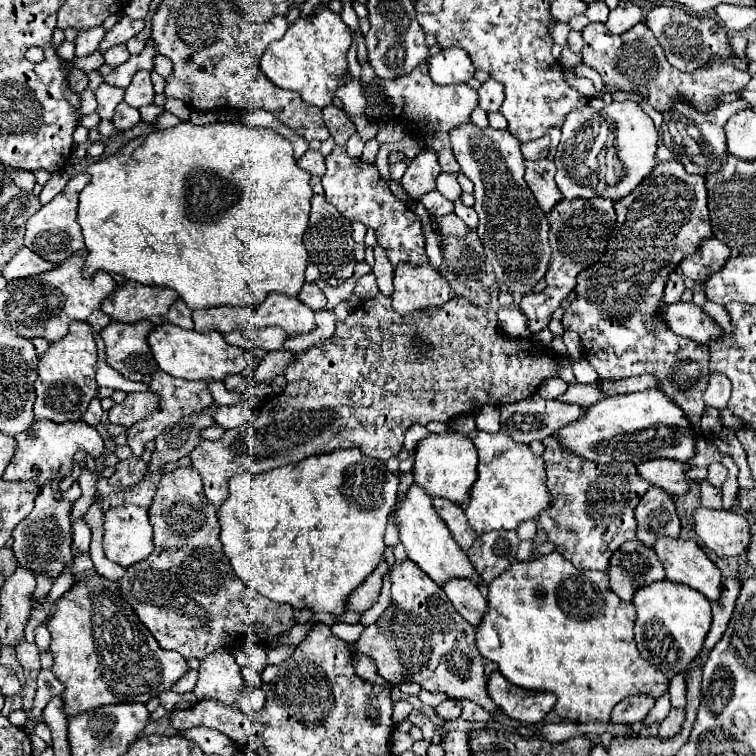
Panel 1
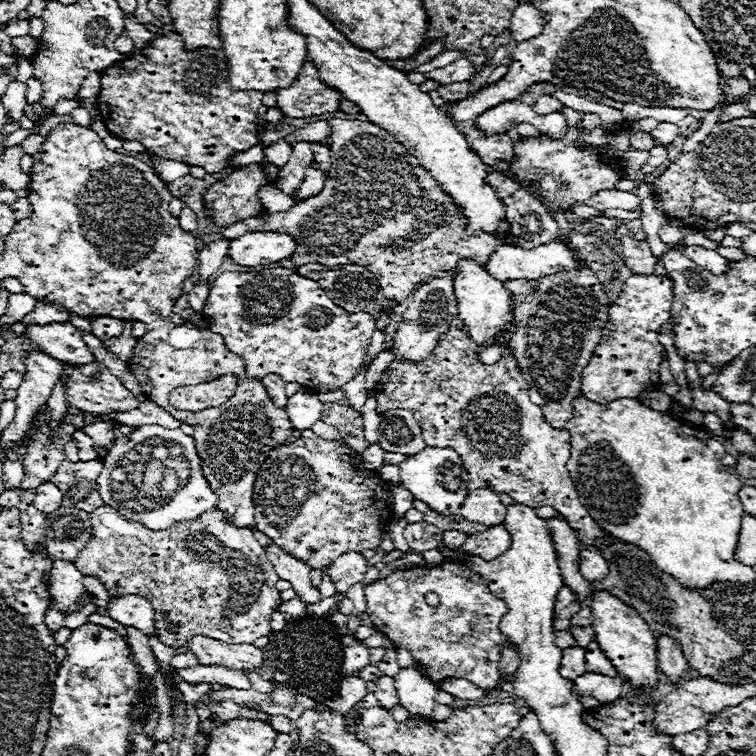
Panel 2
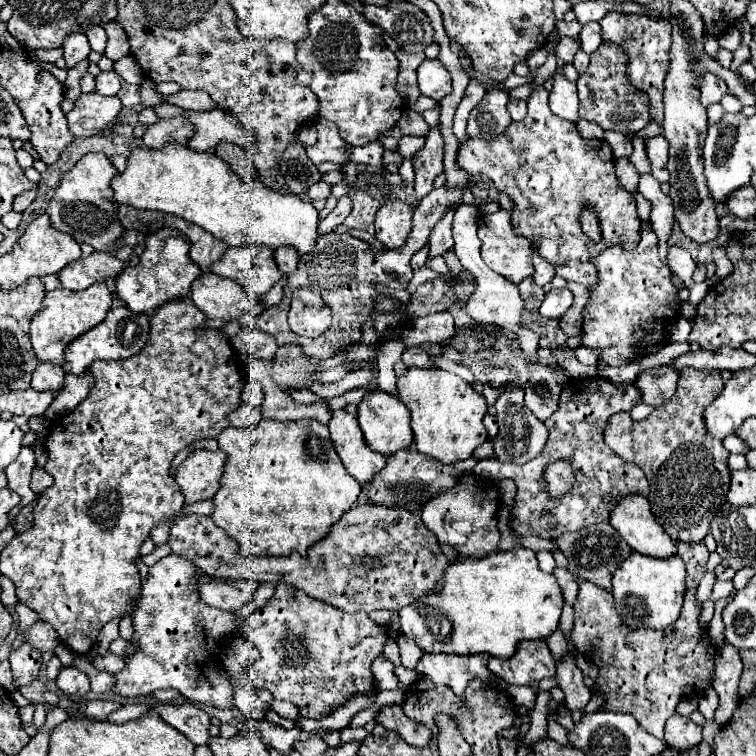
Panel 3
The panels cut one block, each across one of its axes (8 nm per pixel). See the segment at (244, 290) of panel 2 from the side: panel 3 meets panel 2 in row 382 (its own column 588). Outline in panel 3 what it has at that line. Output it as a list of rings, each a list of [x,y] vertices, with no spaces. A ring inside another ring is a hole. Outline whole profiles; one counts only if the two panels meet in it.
[[[642,226],[640,230],[640,244],[632,250],[632,252],[624,252],[624,248],[620,246],[612,246],[608,250],[604,250],[602,254],[598,254],[592,264],[598,268],[598,276],[600,276],[600,284],[590,288],[590,300],[584,306],[584,330],[582,330],[582,344],[584,346],[592,346],[600,352],[602,362],[610,364],[610,366],[622,366],[628,364],[628,358],[634,354],[640,354],[640,346],[644,346],[644,350],[652,348],[654,344],[664,346],[666,344],[666,322],[662,318],[662,308],[664,302],[662,298],[678,298],[678,288],[672,284],[672,272],[660,262],[658,258],[658,238],[652,230],[648,230],[646,226]]]

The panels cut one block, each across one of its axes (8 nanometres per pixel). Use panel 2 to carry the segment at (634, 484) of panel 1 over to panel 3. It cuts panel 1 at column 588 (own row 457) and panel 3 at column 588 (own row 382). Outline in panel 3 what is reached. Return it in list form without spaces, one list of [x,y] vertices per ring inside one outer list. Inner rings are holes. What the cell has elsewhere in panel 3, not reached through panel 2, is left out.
[[[602,378],[592,380],[570,380],[570,384],[562,390],[558,398],[558,410],[552,418],[545,421],[548,424],[562,424],[562,428],[550,426],[548,442],[538,458],[523,465],[502,464],[496,458],[480,460],[473,468],[473,473],[483,478],[497,481],[512,478],[516,482],[517,492],[512,508],[512,530],[522,536],[540,536],[554,540],[564,532],[578,532],[586,526],[604,522],[610,518],[610,512],[616,504],[628,494],[648,496],[650,484],[644,472],[636,464],[624,462],[614,450],[604,444],[604,428],[612,414],[628,410],[626,406],[636,406],[642,402],[642,394],[634,384],[612,384]],[[570,424],[580,424],[570,432]],[[556,460],[568,460],[574,470],[572,488],[560,496],[552,498],[548,494],[548,486],[542,478],[542,468]]]

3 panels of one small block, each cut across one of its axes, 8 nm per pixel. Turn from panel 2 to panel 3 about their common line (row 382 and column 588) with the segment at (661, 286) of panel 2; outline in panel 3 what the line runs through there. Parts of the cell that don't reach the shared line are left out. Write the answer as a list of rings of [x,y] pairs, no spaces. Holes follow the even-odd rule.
[[[592,582],[580,584],[578,598],[574,604],[572,640],[576,642],[578,652],[584,654],[588,660],[592,660],[600,670],[598,690],[606,696],[604,708],[612,710],[612,712],[632,714],[638,720],[638,724],[656,738],[664,738],[664,724],[676,712],[676,704],[680,702],[680,698],[698,696],[700,692],[704,692],[712,684],[716,646],[712,644],[712,640],[708,636],[708,626],[698,624],[698,616],[700,616],[702,608],[696,604],[694,594],[696,594],[696,590],[686,592],[680,618],[664,630],[652,630],[652,628],[632,630],[632,628],[624,626],[620,616],[616,616],[612,594],[598,588]]]

